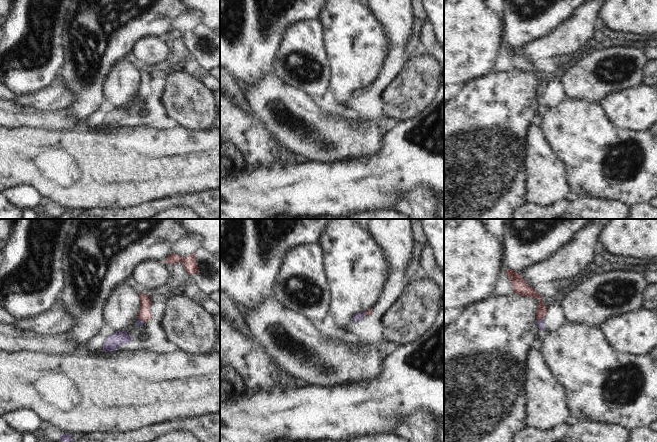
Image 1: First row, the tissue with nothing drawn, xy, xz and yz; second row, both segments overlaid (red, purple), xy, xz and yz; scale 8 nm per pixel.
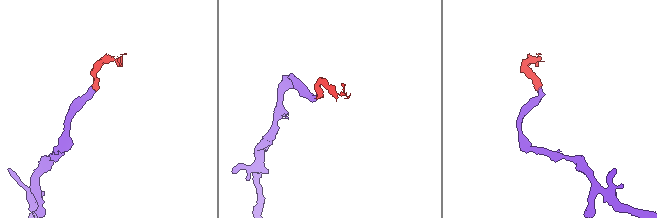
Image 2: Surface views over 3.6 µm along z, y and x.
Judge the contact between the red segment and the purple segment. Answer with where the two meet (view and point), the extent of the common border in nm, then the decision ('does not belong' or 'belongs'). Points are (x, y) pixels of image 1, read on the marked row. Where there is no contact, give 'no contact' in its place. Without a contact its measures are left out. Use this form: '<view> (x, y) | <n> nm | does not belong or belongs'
yz (539, 318) | 60 nm | belongs

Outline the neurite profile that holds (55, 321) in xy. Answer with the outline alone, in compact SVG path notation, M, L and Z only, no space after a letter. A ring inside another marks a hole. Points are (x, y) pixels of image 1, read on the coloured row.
M57 301L48 311L31 319L14 320L12 324L22 331L54 337L72 330L75 326L75 319Z

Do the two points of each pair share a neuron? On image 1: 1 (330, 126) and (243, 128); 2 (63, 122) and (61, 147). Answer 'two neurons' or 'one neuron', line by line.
1: two neurons
2: two neurons

